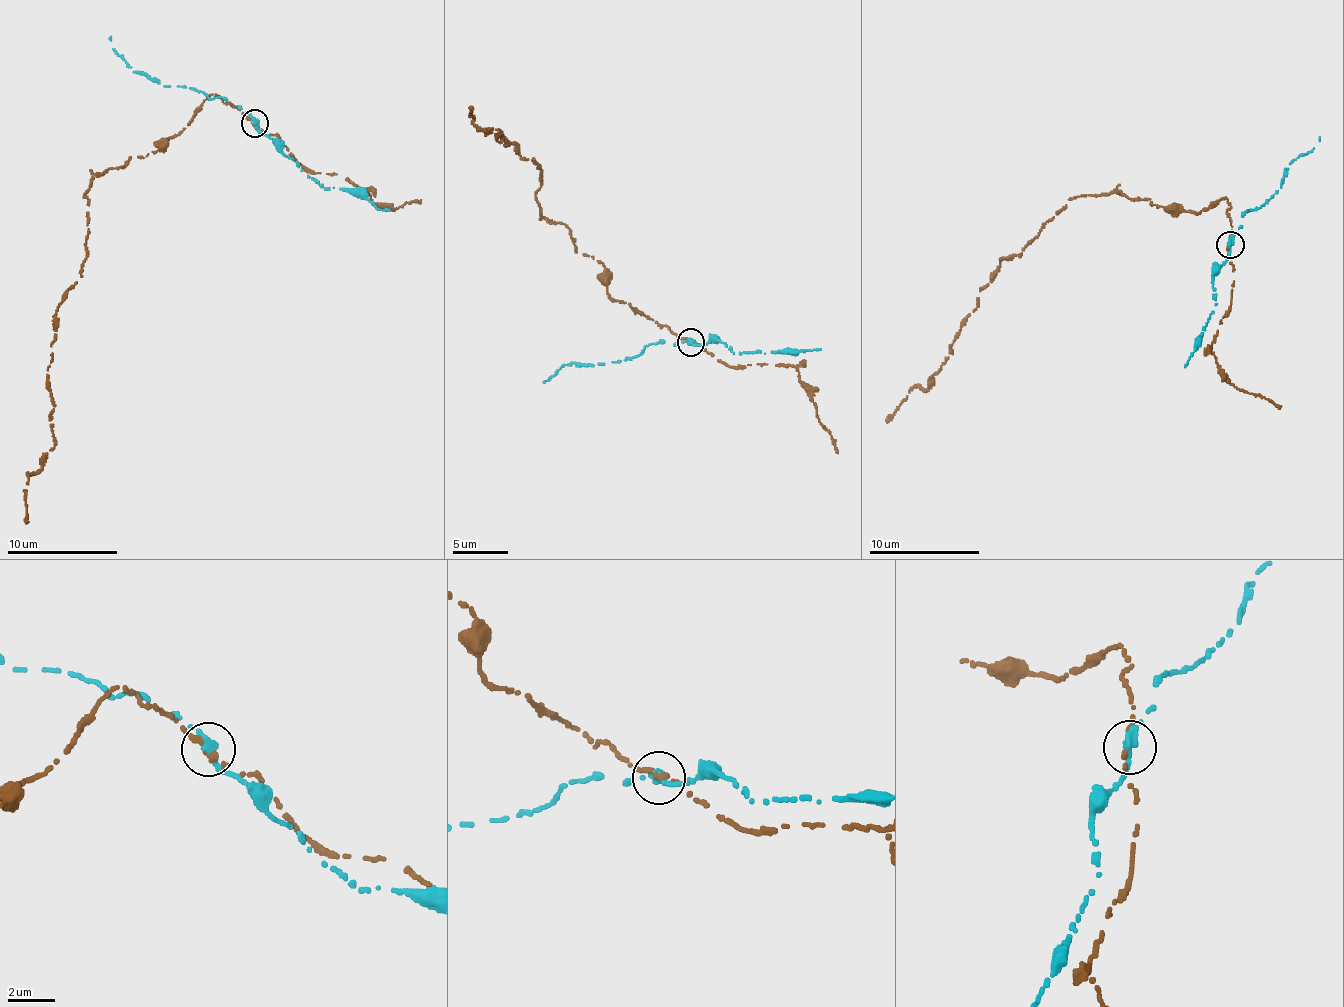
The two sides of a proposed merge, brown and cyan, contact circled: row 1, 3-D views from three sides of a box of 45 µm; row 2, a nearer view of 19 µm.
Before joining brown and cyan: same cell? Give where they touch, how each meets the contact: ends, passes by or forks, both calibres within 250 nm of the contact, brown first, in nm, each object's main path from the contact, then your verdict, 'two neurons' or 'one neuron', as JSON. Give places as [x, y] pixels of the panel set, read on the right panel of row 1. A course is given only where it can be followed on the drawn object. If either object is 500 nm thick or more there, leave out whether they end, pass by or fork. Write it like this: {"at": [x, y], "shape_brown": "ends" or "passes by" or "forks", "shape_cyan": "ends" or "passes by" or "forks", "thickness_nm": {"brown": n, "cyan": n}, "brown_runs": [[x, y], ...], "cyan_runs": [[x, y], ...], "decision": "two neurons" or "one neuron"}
{"at": [1230, 245], "shape_brown": "ends", "shape_cyan": "passes by", "thickness_nm": {"brown": 280, "cyan": 320}, "brown_runs": [[1228, 243], [1225, 196], [1198, 213], [1124, 194], [1072, 197], [1021, 254], [1000, 261], [930, 386], [885, 421]], "cyan_runs": [[1231, 244], [1246, 211], [1276, 193], [1285, 170], [1310, 152], [1319, 137]], "decision": "two neurons"}

